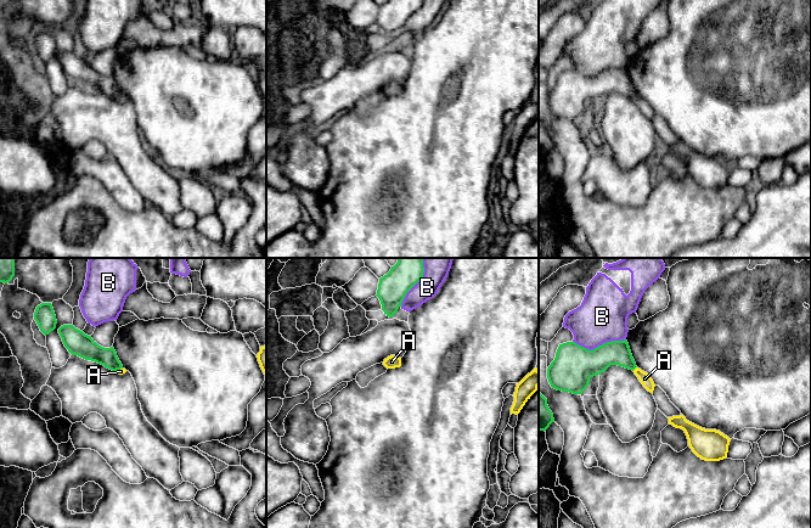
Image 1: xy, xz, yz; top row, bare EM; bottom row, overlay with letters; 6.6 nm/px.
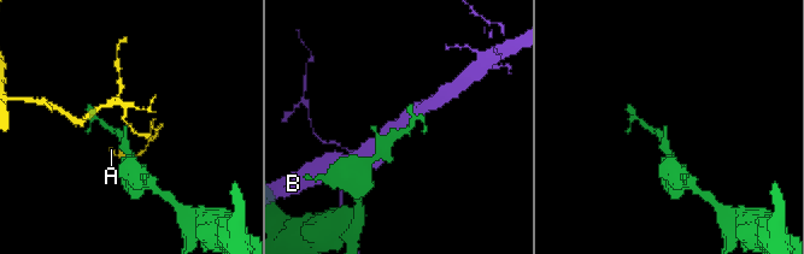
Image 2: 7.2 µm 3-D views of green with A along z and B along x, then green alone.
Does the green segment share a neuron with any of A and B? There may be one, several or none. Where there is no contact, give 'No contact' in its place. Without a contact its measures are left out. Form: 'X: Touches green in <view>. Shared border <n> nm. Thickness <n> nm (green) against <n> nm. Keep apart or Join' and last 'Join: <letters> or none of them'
A: Touches green in yz. Shared border 40 nm. Thickness 160 nm (green) against 80 nm. Keep apart
B: Touches green in yz. Shared border 360 nm. Thickness 280 nm (green) against 320 nm. Keep apart
Join: none of them

